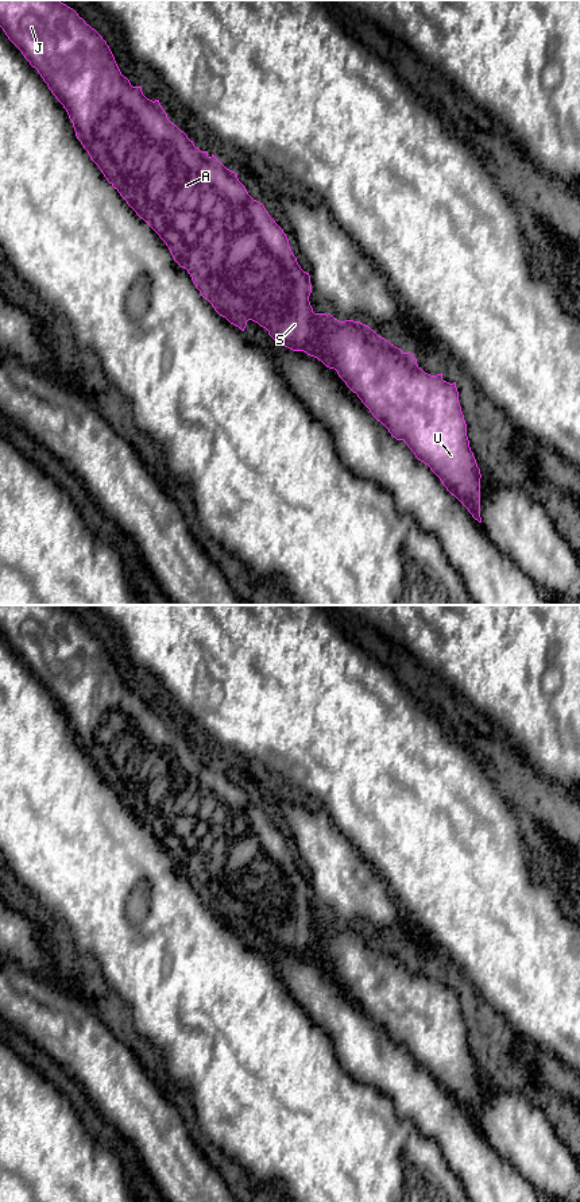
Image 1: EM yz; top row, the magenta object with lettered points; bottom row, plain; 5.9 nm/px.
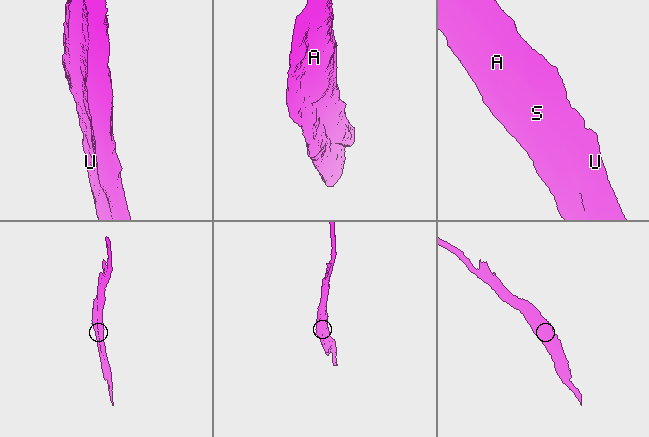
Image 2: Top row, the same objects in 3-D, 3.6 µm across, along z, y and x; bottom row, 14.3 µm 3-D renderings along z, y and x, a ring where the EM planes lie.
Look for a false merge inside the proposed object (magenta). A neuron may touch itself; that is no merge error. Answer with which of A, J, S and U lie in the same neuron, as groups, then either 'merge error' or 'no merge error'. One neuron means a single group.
A J S / U | merge error

